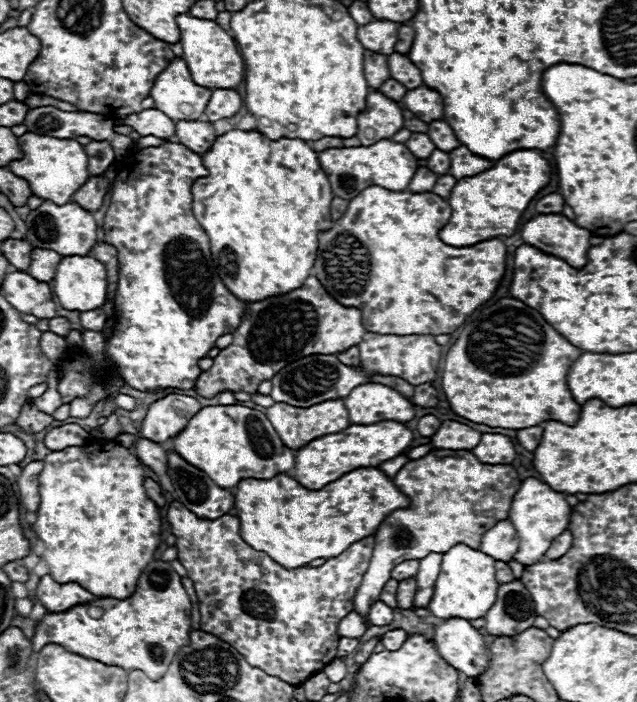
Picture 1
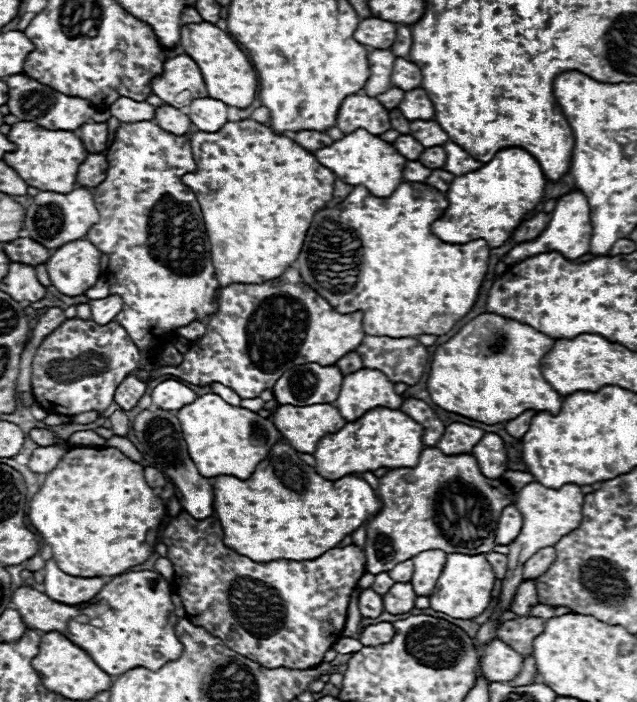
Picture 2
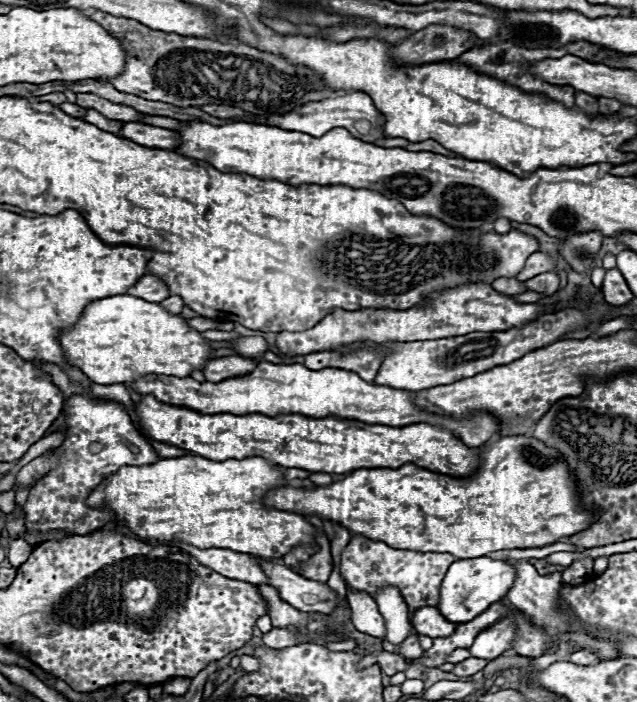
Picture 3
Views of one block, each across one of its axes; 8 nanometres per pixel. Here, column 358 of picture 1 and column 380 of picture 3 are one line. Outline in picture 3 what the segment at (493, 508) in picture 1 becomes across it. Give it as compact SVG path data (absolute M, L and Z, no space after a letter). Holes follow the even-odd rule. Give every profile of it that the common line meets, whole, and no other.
M390 584L380 588L380 592L376 592L376 604L386 624L386 640L394 646L402 644L410 636L412 626L408 622L408 606L404 604L400 590Z

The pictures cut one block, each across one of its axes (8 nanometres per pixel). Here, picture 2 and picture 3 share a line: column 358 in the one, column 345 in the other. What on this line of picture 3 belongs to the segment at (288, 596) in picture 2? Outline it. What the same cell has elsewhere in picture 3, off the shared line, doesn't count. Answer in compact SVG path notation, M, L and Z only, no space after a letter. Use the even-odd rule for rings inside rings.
M352 536L350 544L342 552L340 572L342 572L342 578L354 590L368 592L370 596L374 596L380 586L386 586L386 584L398 586L408 604L408 610L412 614L416 608L438 604L438 592L440 592L442 578L454 560L456 558L452 554L398 550L398 548L390 548L388 544L378 542L378 540L368 540L364 536Z

